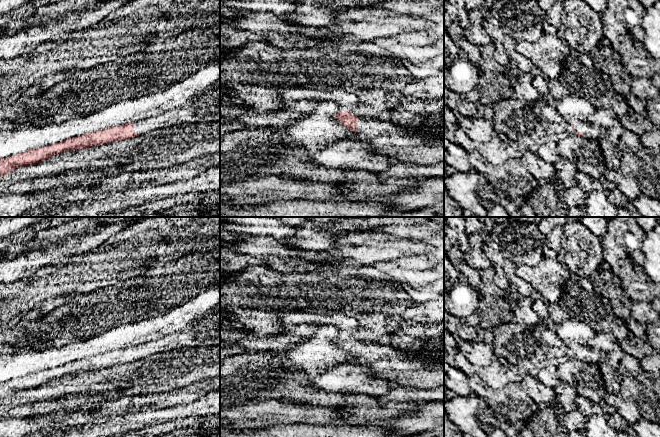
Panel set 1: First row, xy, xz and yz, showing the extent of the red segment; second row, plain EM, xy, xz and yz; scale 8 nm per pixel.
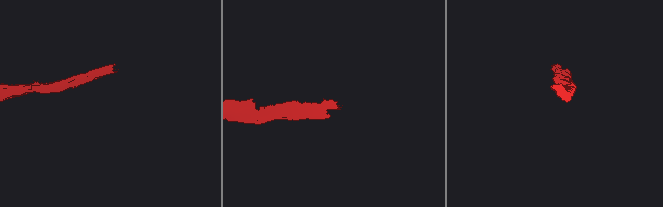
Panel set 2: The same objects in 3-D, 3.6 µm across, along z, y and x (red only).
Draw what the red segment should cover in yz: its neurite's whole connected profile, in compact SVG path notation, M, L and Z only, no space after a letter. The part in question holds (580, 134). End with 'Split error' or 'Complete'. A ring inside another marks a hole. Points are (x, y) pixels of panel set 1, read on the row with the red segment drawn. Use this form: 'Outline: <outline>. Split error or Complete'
Outline: M567 117L565 120L574 129L575 134L580 137L585 136L594 139L600 135L601 128L591 124L590 122L583 123L572 117Z. Split error

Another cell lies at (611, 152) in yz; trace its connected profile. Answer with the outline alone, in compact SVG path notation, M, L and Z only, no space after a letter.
M601 129L600 135L597 140L601 146L601 150L605 157L605 166L607 170L616 170L620 168L622 152L619 150L616 143L613 143L606 132L606 130Z

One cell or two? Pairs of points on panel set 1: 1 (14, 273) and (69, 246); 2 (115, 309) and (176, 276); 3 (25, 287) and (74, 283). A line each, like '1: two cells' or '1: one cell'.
1: one cell
2: one cell
3: one cell

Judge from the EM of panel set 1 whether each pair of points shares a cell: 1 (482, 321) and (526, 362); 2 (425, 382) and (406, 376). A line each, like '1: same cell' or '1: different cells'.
1: same cell
2: same cell

